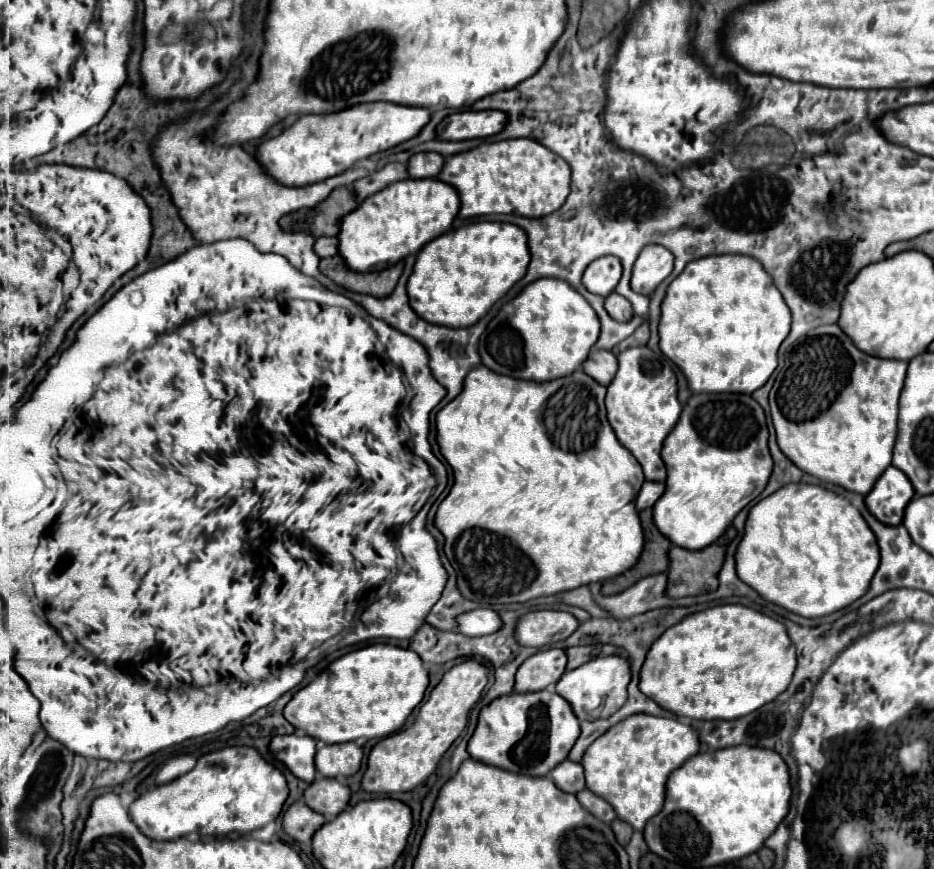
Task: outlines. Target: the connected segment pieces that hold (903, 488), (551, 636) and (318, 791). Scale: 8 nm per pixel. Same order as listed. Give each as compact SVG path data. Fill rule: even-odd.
M889 466L889 470L881 474L873 490L865 496L865 504L879 522L897 526L901 524L903 510L913 496L915 496L915 490L909 478L905 478L901 470Z
M557 610L529 612L517 618L515 640L521 646L541 648L551 642L565 640L569 634L573 634L573 628L577 626L579 622L567 612L557 612Z
M315 778L305 794L303 794L303 802L323 814L327 820L335 818L349 802L349 788L345 784L341 784L335 778Z

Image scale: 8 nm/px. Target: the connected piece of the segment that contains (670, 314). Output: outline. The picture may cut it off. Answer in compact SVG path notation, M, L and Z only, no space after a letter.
M727 254L705 256L693 260L685 270L669 284L661 304L659 322L659 348L661 352L681 368L693 394L701 392L739 392L753 394L777 368L777 350L789 334L791 314L783 296L775 288L771 276L751 256Z

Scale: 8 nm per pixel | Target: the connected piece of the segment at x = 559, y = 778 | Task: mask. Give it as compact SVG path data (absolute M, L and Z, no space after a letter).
M563 760L553 772L551 772L553 782L557 784L559 790L577 794L585 788L585 776L583 776L583 766L575 764L571 760Z

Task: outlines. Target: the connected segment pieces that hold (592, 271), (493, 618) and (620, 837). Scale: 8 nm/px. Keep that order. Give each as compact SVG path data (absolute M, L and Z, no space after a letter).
M601 256L587 266L583 274L583 284L589 292L607 296L615 290L619 278L621 278L621 262L615 256Z
M487 608L465 612L457 616L455 622L457 622L457 632L461 632L463 636L485 636L485 634L495 632L501 626L497 612L487 610Z
M613 820L611 822L611 830L613 830L613 834L615 834L615 838L617 838L617 842L621 846L627 846L629 844L631 834L633 834L633 828L629 824L625 824L623 820Z

